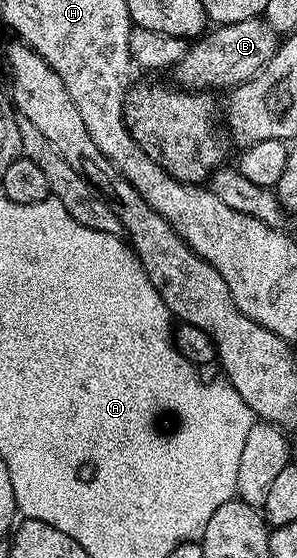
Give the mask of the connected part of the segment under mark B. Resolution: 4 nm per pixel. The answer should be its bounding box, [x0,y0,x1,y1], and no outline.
[174,17,279,90]

